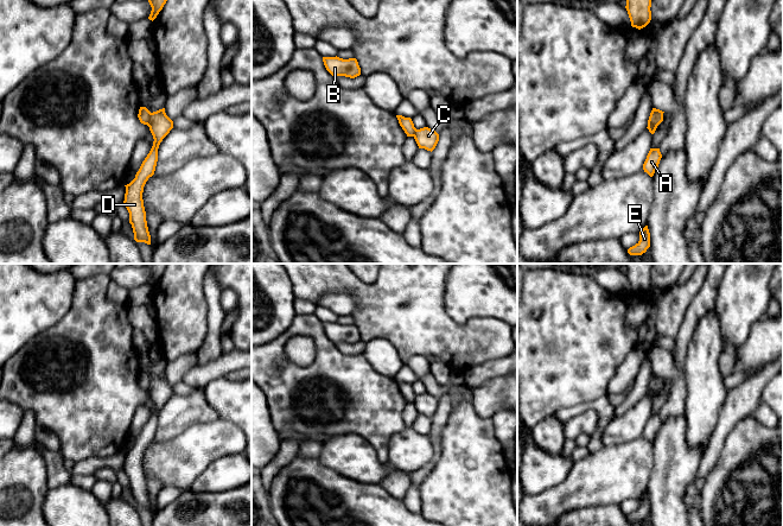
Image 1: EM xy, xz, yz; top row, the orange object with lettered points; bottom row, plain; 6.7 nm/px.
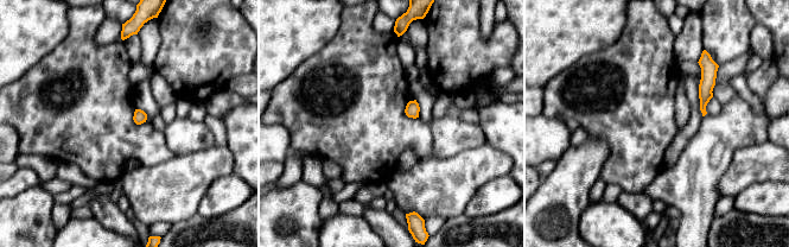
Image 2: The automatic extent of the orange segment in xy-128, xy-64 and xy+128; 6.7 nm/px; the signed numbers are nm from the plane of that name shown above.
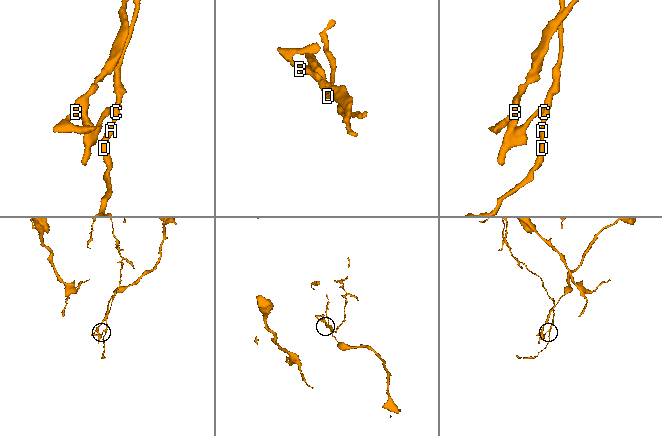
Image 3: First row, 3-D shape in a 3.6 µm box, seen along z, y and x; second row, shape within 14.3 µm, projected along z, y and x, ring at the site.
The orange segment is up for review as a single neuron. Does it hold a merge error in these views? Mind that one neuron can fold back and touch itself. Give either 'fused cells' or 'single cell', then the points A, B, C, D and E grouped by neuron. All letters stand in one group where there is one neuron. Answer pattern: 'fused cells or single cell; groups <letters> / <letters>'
fused cells; groups A C D E / B

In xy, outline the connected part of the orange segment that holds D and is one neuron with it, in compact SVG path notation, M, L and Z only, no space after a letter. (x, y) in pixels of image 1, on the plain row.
M165 374L151 379L151 386L147 391L153 401L153 412L142 427L135 444L126 452L123 470L129 479L129 489L132 490L134 506L151 511L151 501L146 487L142 458L149 443L154 441L158 427L158 414L163 405L173 394L173 387L166 381Z

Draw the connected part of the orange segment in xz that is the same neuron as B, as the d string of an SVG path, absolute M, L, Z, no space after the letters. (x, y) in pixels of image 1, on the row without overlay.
M323 323L326 336L333 342L355 344L361 341L361 334L356 324L343 325L339 323Z

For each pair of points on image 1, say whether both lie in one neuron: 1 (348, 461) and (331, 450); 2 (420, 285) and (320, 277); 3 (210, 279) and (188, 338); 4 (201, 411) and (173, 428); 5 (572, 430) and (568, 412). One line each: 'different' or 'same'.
1: same
2: same
3: different
4: same
5: different

